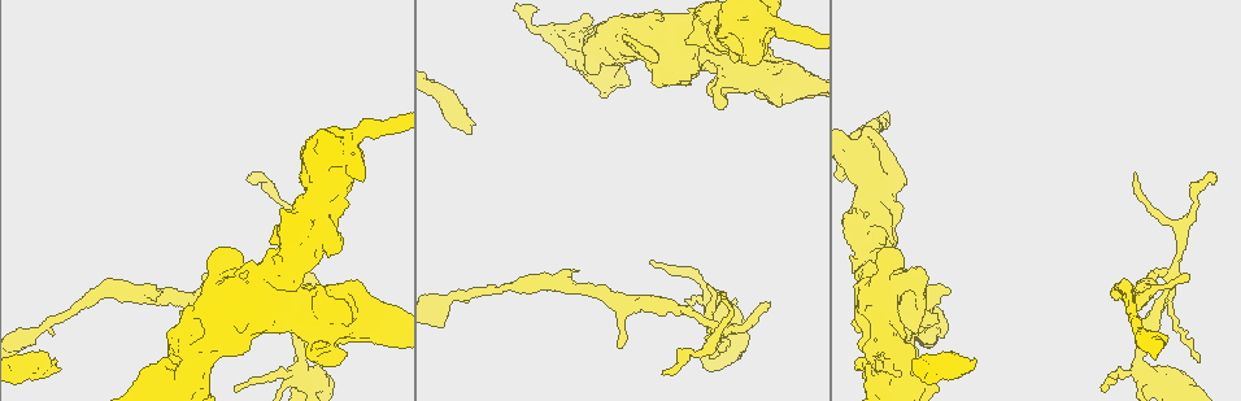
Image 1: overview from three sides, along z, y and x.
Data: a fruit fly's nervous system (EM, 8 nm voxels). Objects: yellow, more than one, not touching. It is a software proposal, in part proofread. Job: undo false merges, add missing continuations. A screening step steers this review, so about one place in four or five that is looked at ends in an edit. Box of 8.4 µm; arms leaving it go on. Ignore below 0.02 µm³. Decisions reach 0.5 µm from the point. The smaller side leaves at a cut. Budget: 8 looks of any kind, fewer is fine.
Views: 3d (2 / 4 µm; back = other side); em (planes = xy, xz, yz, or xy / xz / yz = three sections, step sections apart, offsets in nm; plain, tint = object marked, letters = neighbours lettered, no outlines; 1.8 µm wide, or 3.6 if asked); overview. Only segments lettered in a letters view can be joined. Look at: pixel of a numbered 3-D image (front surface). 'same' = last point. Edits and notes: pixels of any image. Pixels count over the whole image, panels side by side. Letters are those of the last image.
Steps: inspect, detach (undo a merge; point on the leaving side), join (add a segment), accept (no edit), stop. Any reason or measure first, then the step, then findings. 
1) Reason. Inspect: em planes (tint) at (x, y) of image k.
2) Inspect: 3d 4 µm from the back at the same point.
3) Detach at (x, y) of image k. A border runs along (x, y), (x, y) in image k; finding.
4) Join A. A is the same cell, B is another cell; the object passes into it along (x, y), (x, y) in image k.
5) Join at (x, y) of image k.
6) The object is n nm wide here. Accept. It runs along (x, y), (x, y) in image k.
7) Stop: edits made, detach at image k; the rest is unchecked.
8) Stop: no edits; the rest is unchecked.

Inspect: 3d 4 µm at (863, 211) of image 1.

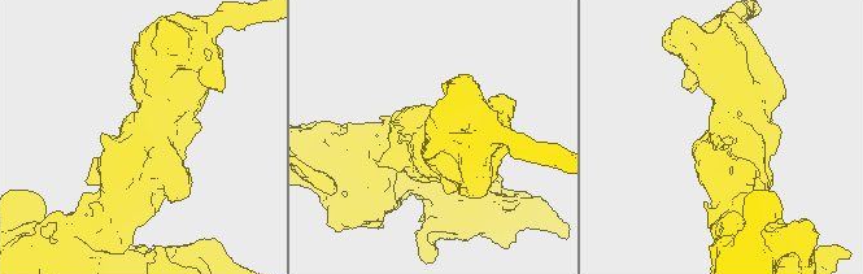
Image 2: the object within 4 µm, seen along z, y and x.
Inspect: em 3.6 µm planes (letters) at (148, 133) of image 2.

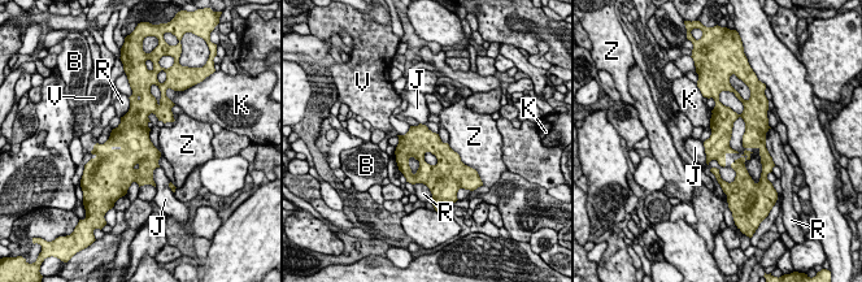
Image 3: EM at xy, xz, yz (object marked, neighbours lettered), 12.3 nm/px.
The longest contact is with Z, 360 nm. Accept. B, J, K, R, V and Z are other cells; a border runs along (709, 120), (710, 125) in image 3; one neuron here.

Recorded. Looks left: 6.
Thick turns thin. Inspect: em planes (tint) at (329, 330) of image 1.

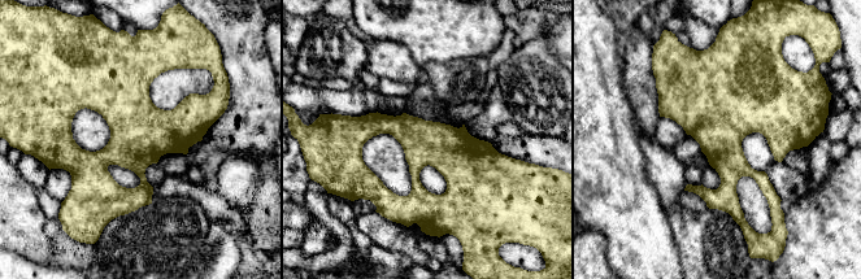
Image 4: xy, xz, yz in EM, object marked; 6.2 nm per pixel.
See the neighbours. Inspect: em planes (letters) at the same point.

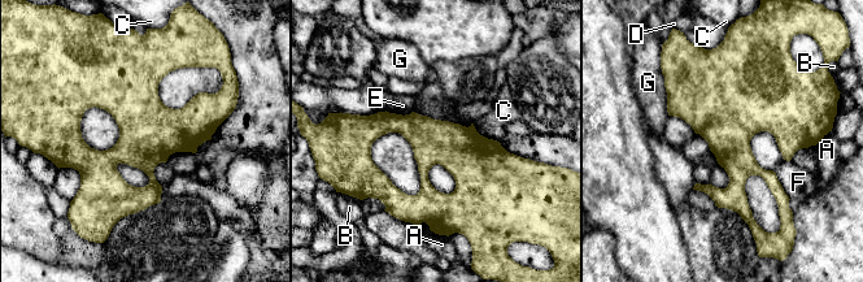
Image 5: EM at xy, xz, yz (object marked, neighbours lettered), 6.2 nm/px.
Accept. A, B, C, D, E, F and G are other cells; it runs along (358, 134), (408, 125), (511, 160) in image 5; continuous, no second neuron.

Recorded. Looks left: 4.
Free end. Inspect: 3d 4 µm from the back at (470, 131) of image 1.

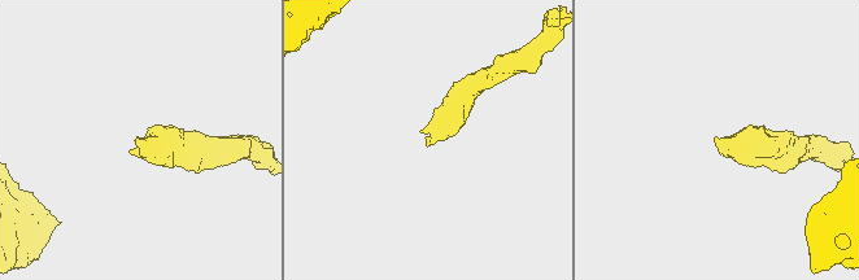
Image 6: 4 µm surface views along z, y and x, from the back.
Inspect: em xy step 8 (tint) at (714, 137) of image 6.

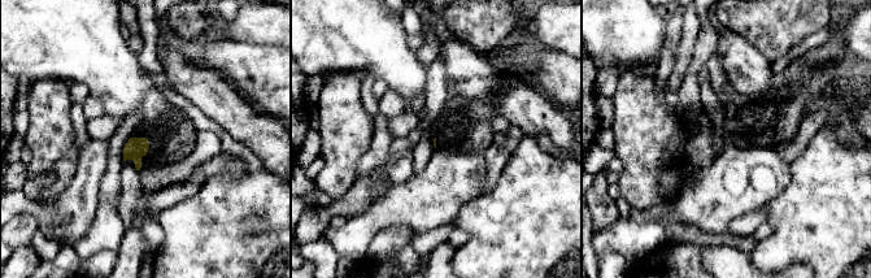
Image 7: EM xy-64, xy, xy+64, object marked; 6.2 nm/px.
Another direction. Inspect: em planes (letters) at the same point.

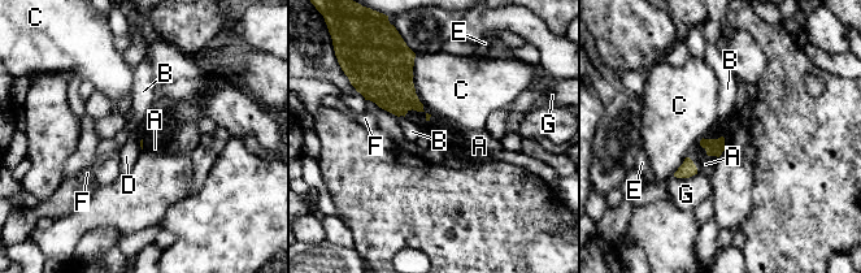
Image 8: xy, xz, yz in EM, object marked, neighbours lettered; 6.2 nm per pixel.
Join A. A is the same cell, B, C, D, E, F and G are other cells; it goes on there.

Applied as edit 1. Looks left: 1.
Stop: edits made, join at image 8; the rest is unchecked.

